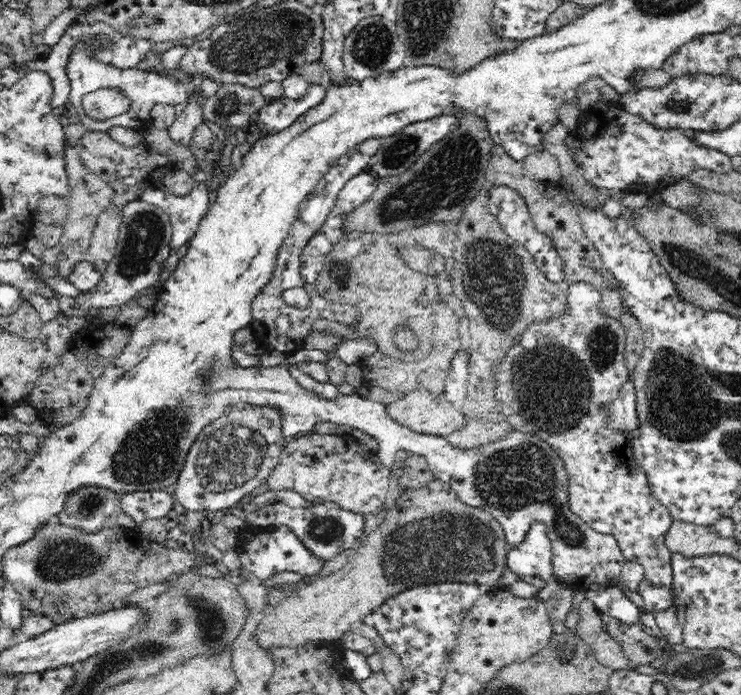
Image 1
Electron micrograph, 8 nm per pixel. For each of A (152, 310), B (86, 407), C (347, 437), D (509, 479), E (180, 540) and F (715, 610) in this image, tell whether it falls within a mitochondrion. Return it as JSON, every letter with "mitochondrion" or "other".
{"A":"other","B":"other","C":"other","D":"mitochondrion","E":"other","F":"other"}

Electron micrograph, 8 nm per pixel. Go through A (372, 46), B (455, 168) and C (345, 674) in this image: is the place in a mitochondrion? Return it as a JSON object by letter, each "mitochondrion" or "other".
{"A":"mitochondrion","B":"mitochondrion","C":"other"}

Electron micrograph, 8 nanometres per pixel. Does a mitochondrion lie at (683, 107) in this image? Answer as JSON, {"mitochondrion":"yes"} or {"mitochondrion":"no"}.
{"mitochondrion":"no"}

